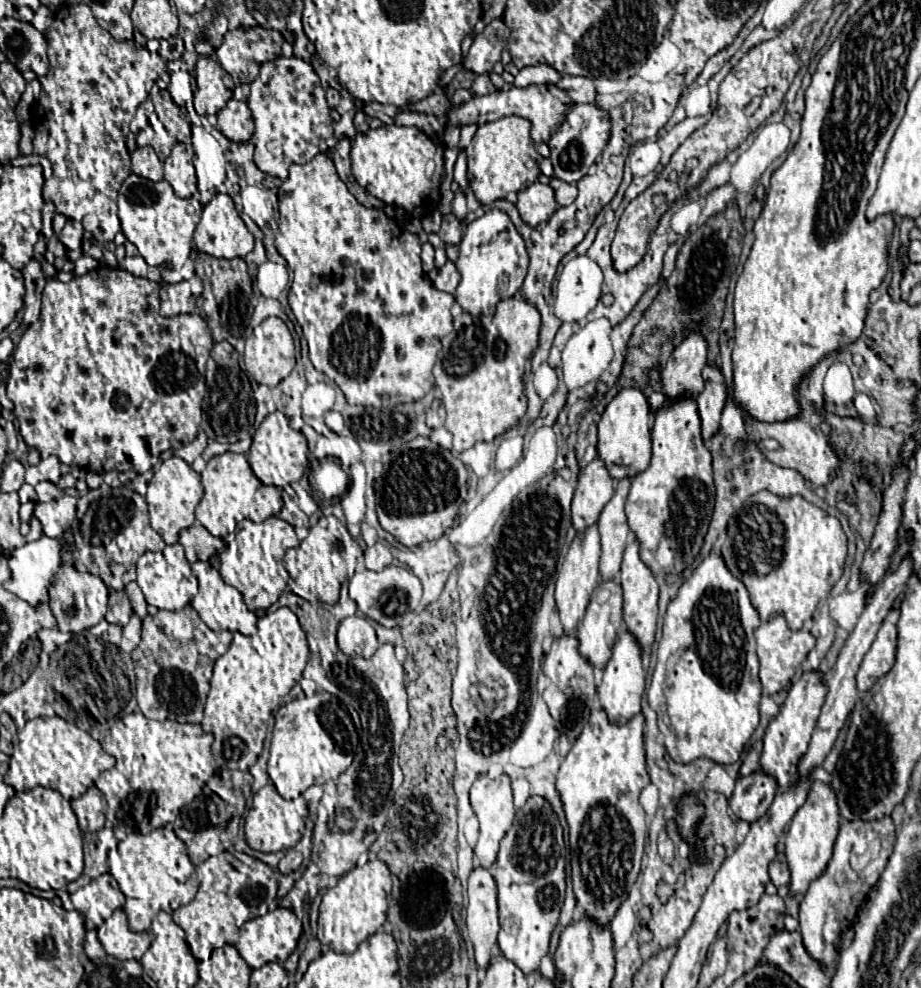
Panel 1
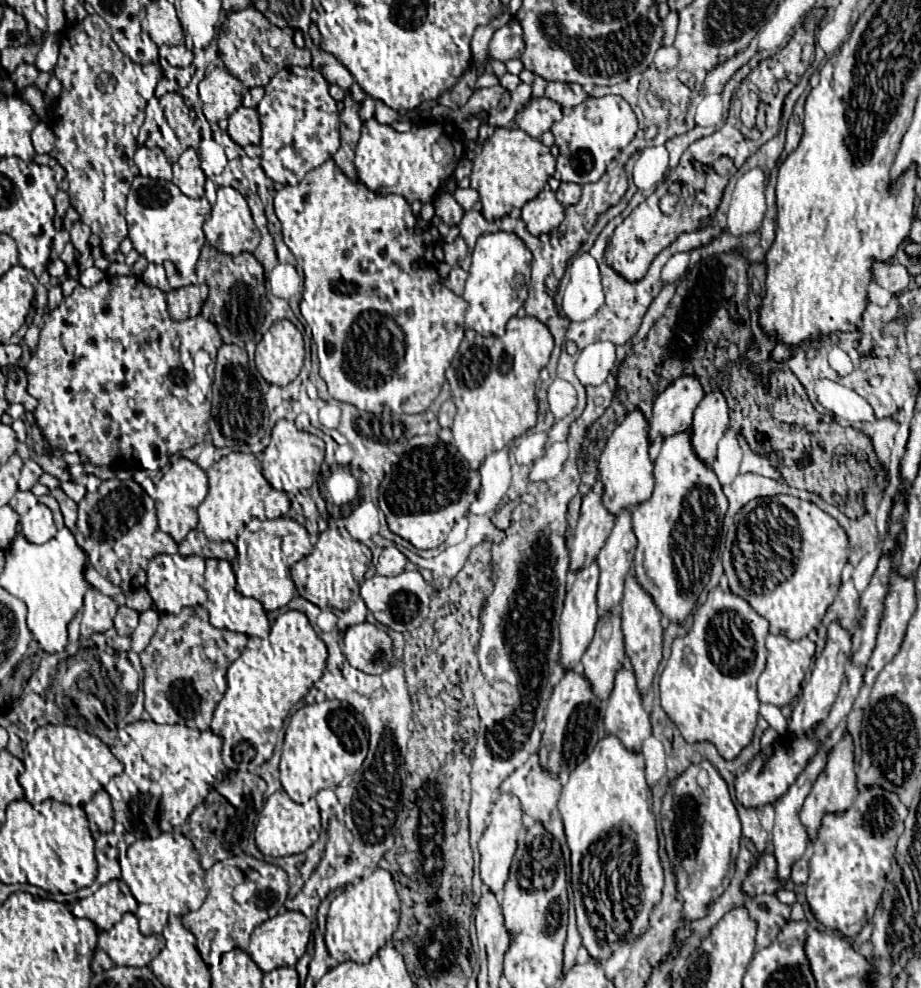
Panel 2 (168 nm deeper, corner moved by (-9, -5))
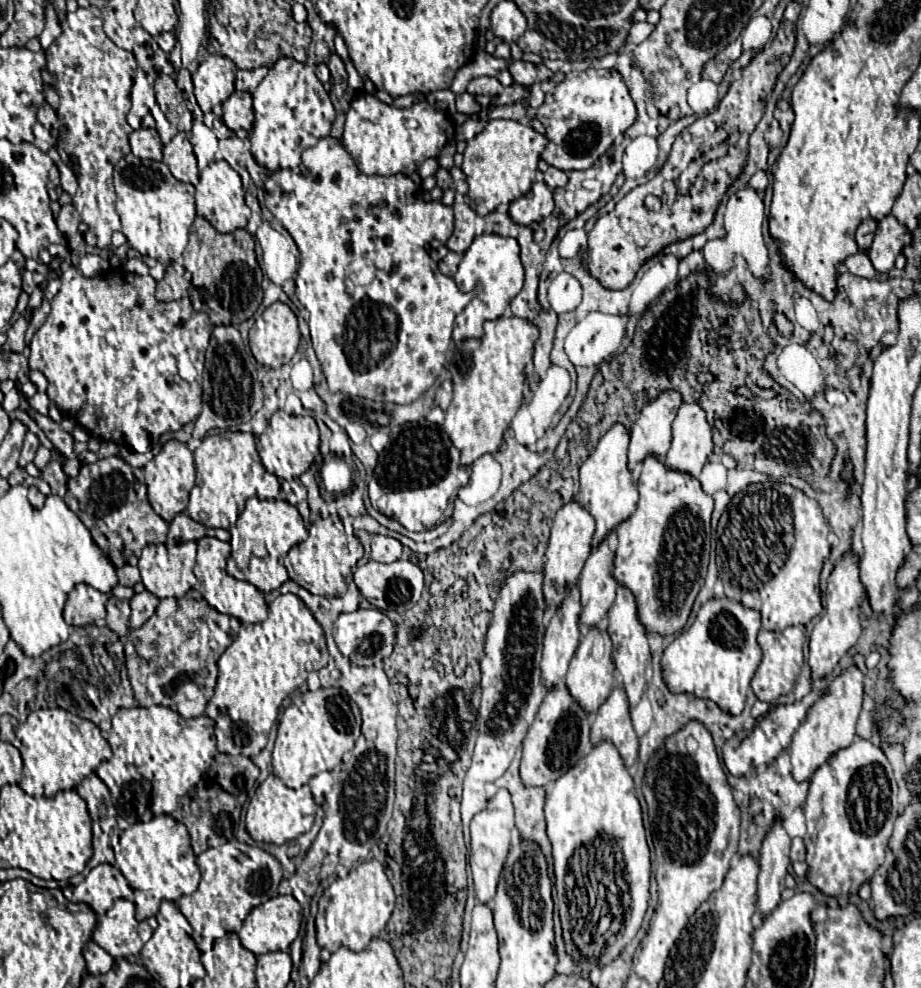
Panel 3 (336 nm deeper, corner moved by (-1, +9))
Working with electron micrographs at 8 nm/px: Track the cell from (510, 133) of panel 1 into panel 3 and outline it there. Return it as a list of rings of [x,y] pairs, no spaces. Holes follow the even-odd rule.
[[[490,120],[486,128],[468,140],[464,150],[462,172],[468,182],[468,204],[480,216],[486,216],[500,204],[508,204],[518,196],[524,196],[536,176],[540,154],[548,140],[538,134],[532,126],[514,120]]]

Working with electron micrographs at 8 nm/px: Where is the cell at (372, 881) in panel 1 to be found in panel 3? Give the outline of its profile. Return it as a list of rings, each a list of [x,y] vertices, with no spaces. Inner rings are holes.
[[[366,860],[346,878],[336,878],[322,894],[316,914],[316,936],[320,948],[336,952],[340,946],[346,946],[354,952],[360,952],[376,938],[394,910],[394,890],[390,880],[384,874],[384,868],[378,860]]]

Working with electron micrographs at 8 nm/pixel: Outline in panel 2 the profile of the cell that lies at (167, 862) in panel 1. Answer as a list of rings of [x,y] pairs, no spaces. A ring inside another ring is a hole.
[[[180,828],[162,832],[158,838],[136,840],[128,848],[128,857],[122,858],[123,860],[119,858],[120,879],[128,884],[138,902],[135,915],[140,920],[140,932],[146,936],[160,934],[166,926],[168,916],[184,916],[192,910],[198,910],[206,900],[208,890],[204,884],[204,870],[200,866],[198,852],[192,842],[180,832]]]

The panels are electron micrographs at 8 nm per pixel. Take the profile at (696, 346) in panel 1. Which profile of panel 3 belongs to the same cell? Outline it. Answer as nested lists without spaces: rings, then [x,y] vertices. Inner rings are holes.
[[[664,390],[658,398],[650,400],[638,420],[632,424],[628,464],[630,470],[636,462],[642,462],[646,456],[666,456],[672,440],[672,422],[682,404],[682,394],[676,390]]]

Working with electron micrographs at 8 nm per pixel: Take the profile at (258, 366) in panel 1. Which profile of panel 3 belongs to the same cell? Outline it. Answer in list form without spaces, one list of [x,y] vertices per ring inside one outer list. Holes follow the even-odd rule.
[[[282,302],[268,306],[250,330],[254,358],[270,368],[282,368],[292,360],[300,344],[296,314]]]

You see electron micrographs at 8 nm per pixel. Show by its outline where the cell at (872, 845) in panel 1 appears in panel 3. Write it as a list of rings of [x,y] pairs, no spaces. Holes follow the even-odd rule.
[[[858,740],[850,748],[838,752],[838,756],[832,756],[810,780],[804,816],[808,826],[804,836],[808,882],[832,898],[848,898],[858,894],[860,886],[866,884],[884,862],[886,844],[892,836],[892,824],[898,816],[898,786],[884,752],[868,740]],[[850,788],[878,788],[878,792],[872,790],[866,796],[864,812],[868,812],[868,818],[864,818],[866,814],[860,816],[856,806],[852,806],[856,822],[852,820],[848,808]]]

